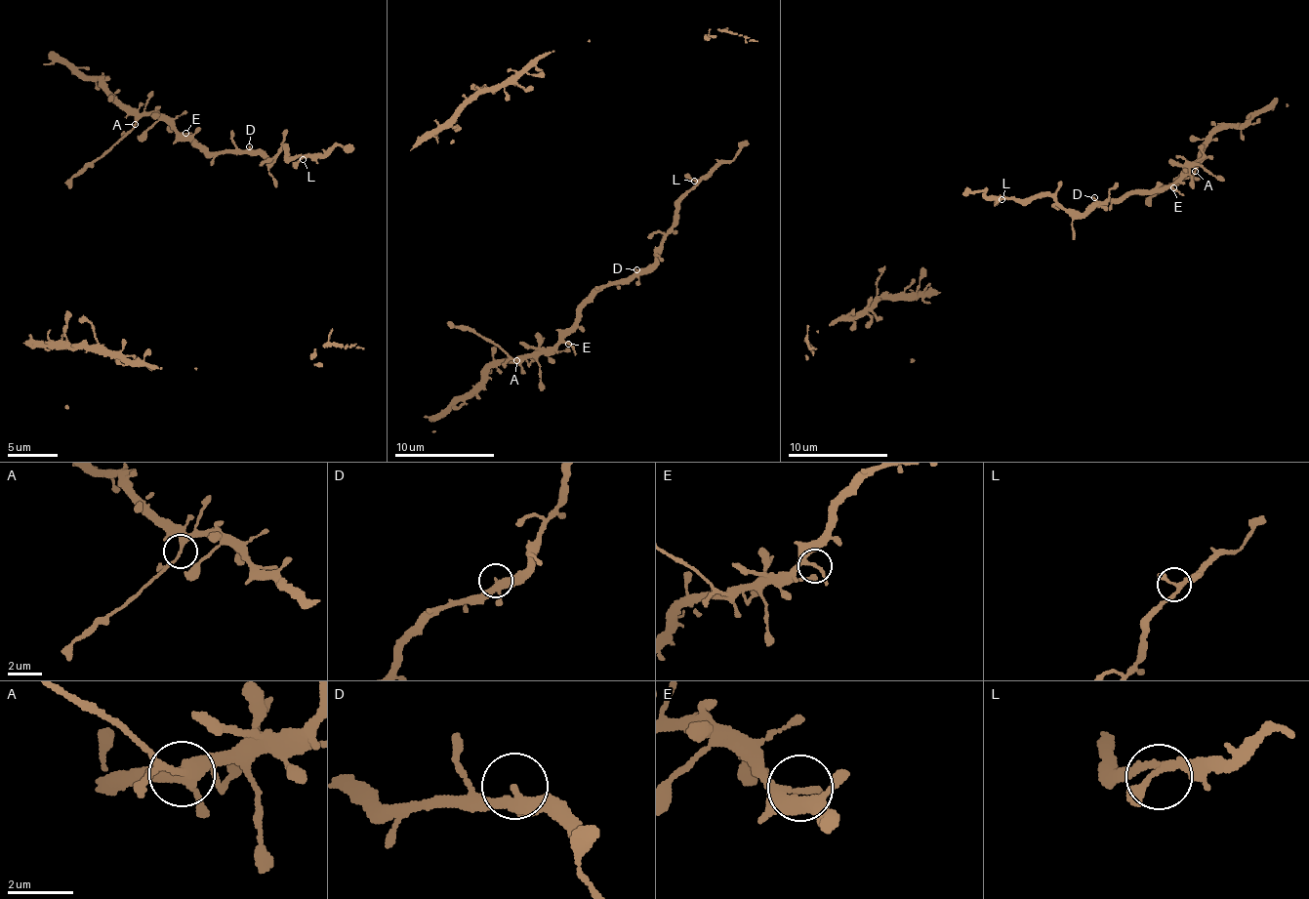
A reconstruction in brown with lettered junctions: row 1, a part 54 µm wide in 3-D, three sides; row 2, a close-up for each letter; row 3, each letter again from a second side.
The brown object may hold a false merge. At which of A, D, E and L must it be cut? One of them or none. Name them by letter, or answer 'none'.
A

